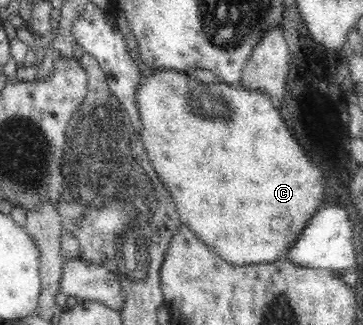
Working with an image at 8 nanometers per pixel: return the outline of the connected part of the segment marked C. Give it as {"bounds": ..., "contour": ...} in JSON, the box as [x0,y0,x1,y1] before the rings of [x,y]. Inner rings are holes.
{"bounds":[138,69,325,265],"contour":[[[153,69],[153,74],[143,77],[143,82],[138,86],[138,109],[140,112],[142,131],[140,141],[150,155],[154,169],[157,171],[162,183],[170,191],[174,200],[177,212],[179,213],[182,224],[186,224],[194,233],[213,248],[221,258],[230,264],[243,265],[273,265],[273,262],[288,259],[291,250],[299,242],[303,230],[310,224],[312,218],[323,206],[325,202],[325,178],[323,170],[317,162],[313,162],[301,144],[301,139],[291,132],[289,122],[286,122],[284,109],[271,102],[270,95],[262,90],[247,90],[241,86],[230,85],[229,83],[204,83],[190,77],[184,70],[176,69]]]}

